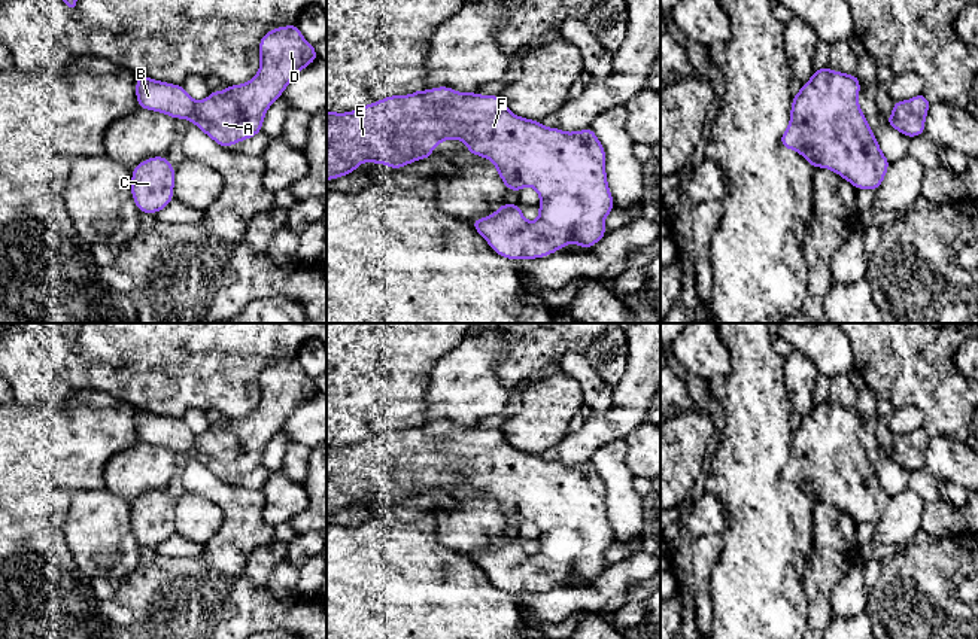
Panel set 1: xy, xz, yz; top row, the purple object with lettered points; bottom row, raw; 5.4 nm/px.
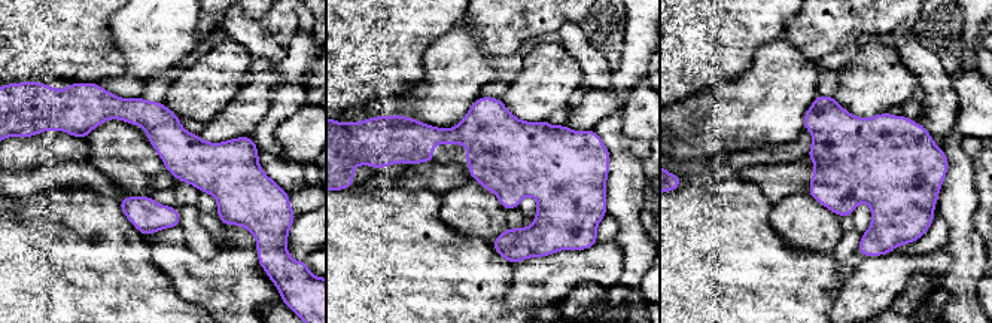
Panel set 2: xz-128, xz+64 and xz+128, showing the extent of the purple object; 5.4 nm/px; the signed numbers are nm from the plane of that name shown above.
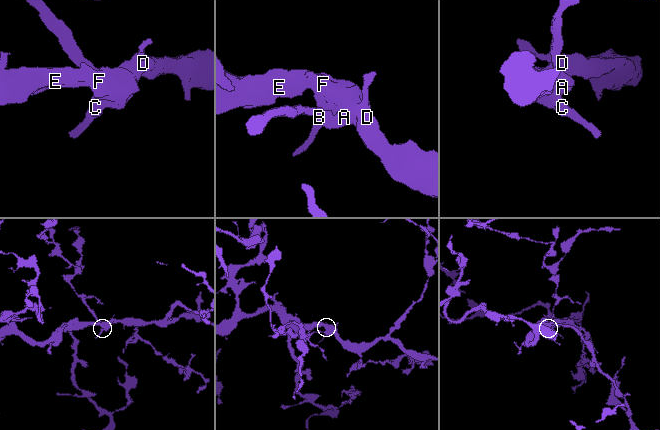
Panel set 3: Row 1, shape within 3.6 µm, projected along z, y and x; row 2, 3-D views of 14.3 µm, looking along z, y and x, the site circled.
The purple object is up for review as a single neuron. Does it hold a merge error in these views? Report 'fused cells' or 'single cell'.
single cell

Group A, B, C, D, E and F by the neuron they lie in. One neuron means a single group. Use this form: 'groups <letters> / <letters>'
groups A B C D E F

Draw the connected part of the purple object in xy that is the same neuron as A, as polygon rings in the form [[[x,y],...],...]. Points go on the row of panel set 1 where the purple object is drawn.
[[[297,24],[267,31],[259,40],[259,58],[259,70],[249,82],[228,85],[224,92],[212,91],[203,101],[195,101],[182,85],[136,74],[137,106],[165,113],[173,119],[188,119],[222,147],[237,144],[262,131],[268,107],[282,97],[285,88],[303,69],[319,60],[315,46],[303,37]]]

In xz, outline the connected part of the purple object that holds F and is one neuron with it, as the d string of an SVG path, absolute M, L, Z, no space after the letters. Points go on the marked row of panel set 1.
M449 86L417 89L408 95L389 95L383 100L362 106L346 113L326 112L326 180L356 171L362 162L374 162L398 170L419 159L434 156L432 147L443 140L462 140L467 150L495 164L505 189L519 194L525 186L532 186L540 195L540 216L528 222L522 214L522 206L505 203L486 217L473 220L473 228L488 241L490 249L511 261L538 259L565 249L568 243L589 249L604 238L605 217L613 212L613 195L607 183L605 149L592 128L565 133L547 128L541 121L516 116L510 112L501 95L480 95L477 92L458 92Z

